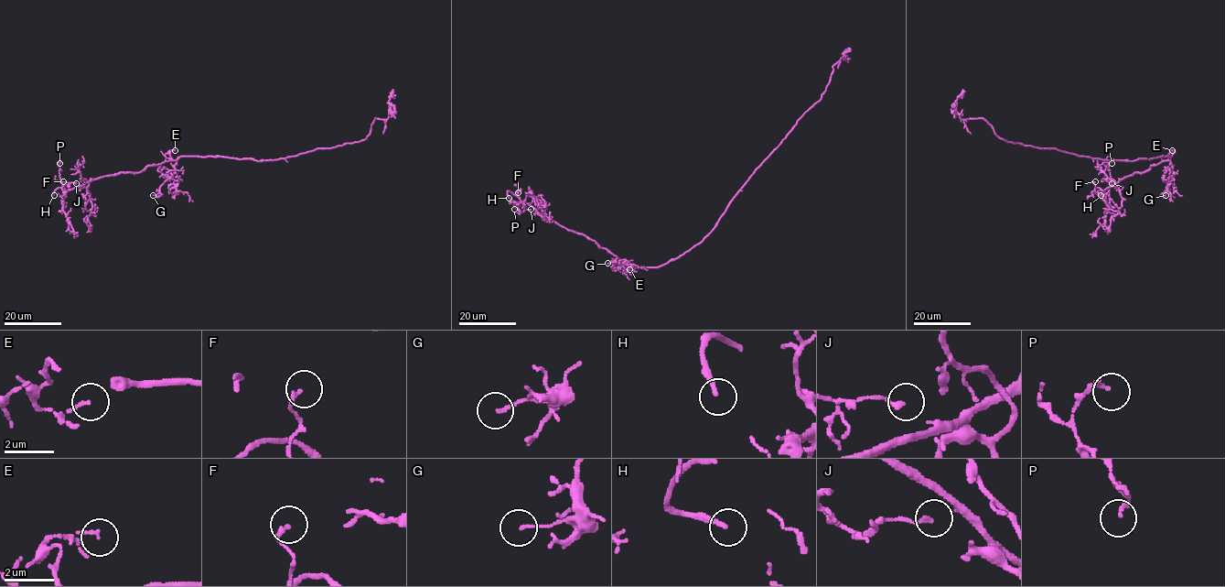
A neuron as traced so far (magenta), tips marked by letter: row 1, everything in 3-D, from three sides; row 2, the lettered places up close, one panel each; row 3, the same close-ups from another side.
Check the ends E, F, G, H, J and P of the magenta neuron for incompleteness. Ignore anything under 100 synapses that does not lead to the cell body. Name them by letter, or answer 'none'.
H

